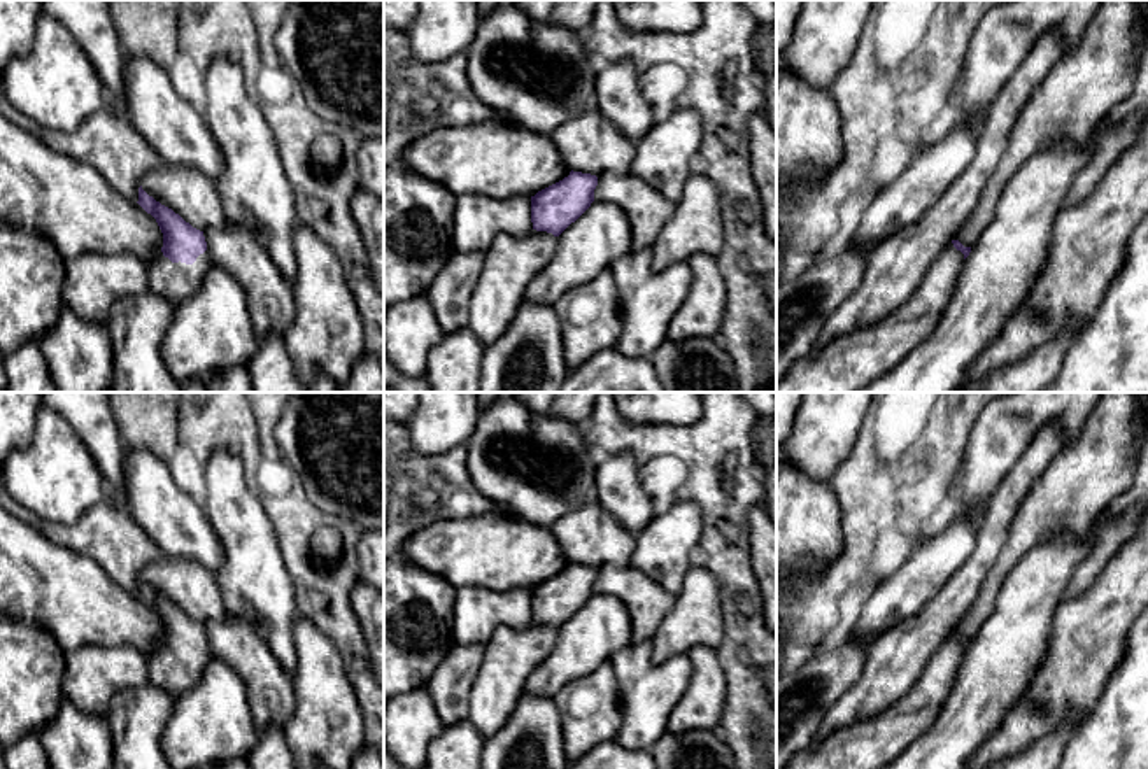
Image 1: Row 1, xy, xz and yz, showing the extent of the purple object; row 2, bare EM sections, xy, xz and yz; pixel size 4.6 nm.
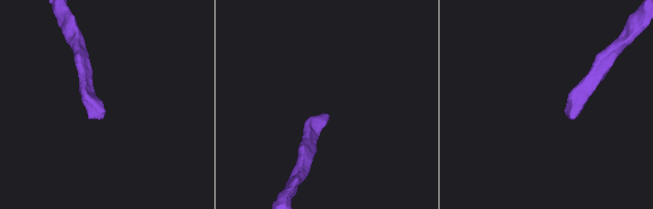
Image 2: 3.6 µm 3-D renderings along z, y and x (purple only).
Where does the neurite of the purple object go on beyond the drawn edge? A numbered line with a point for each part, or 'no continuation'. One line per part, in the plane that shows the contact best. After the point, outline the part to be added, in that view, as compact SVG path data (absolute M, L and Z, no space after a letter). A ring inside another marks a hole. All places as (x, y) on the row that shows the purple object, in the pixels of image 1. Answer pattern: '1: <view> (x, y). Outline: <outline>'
1: xy (70, 202). Outline: M0 114L0 222L30 226L46 233L67 261L84 252L133 252L145 261L147 286L174 307L191 298L212 265L209 250L193 265L163 256L163 233L137 201L114 191L89 165L47 147L30 131Z

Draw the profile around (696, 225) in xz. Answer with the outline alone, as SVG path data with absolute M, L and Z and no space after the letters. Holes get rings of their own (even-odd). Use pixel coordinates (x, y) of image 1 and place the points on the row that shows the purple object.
M696 168L684 186L671 219L652 243L652 268L664 270L694 254L717 256L724 243L719 187Z

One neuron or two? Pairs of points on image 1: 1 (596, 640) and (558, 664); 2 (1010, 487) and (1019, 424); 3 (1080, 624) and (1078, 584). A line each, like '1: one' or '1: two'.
1: one
2: two
3: two

